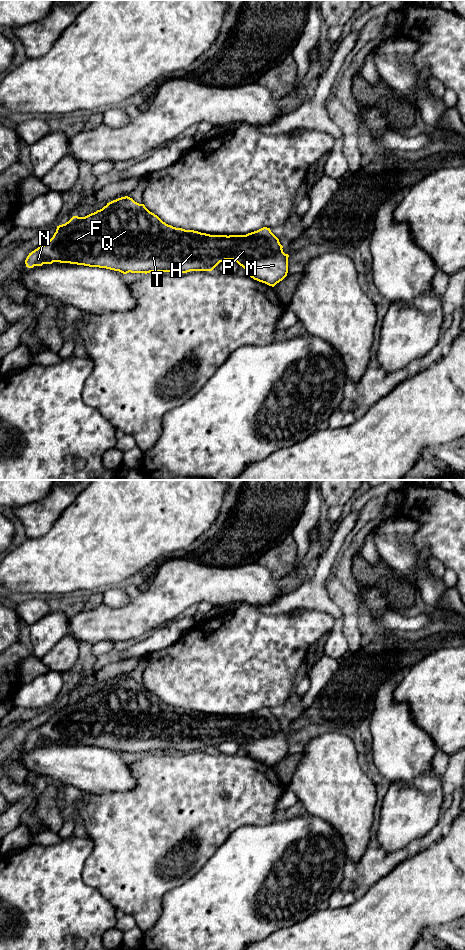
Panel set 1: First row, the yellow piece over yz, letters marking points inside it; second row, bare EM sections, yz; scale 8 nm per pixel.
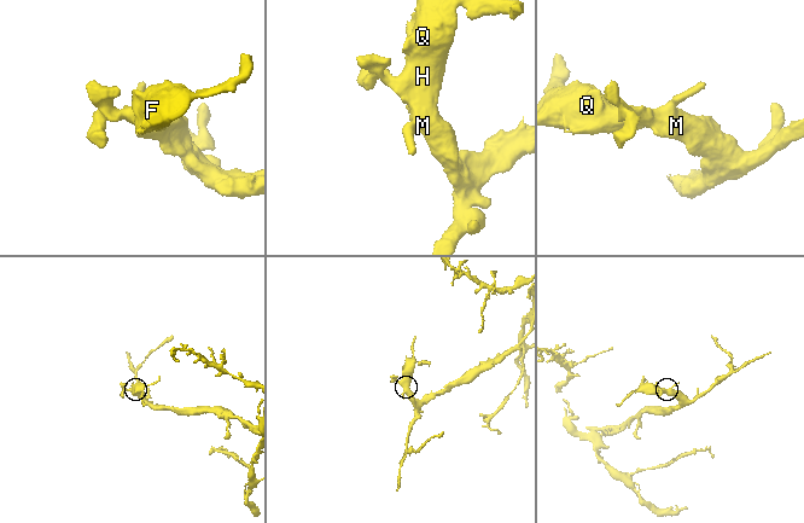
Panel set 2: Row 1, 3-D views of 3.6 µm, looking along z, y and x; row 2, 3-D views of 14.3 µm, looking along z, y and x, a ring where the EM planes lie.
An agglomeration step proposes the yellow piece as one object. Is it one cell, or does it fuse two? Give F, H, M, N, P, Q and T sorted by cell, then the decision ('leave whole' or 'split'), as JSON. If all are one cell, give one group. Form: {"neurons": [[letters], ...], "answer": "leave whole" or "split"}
{"neurons": [["F", "H", "M", "N", "P", "Q", "T"]], "answer": "leave whole"}

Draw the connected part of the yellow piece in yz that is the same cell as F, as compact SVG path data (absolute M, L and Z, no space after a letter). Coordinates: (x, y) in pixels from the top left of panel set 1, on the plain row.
M125 676L107 683L102 689L85 697L73 696L65 704L57 706L53 717L38 727L25 740L26 747L42 746L53 742L70 743L89 747L106 748L123 754L150 752L212 751L220 742L236 741L246 750L246 755L254 760L274 767L288 753L288 734L283 732L279 719L270 708L263 707L246 715L210 715L194 710L176 708L163 702L157 695L150 692L144 684L135 682Z

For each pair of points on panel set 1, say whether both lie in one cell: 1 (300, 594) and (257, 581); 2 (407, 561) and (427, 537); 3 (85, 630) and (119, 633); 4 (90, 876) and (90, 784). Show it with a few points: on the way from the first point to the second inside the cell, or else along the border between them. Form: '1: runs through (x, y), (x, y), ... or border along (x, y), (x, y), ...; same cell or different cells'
1: border along (289, 591), (268, 604); different cells
2: border along (420, 526), (413, 538), (413, 545), (419, 553); different cells
3: runs through (93, 630), (111, 630); same cell
4: border along (114, 792), (86, 793); different cells

